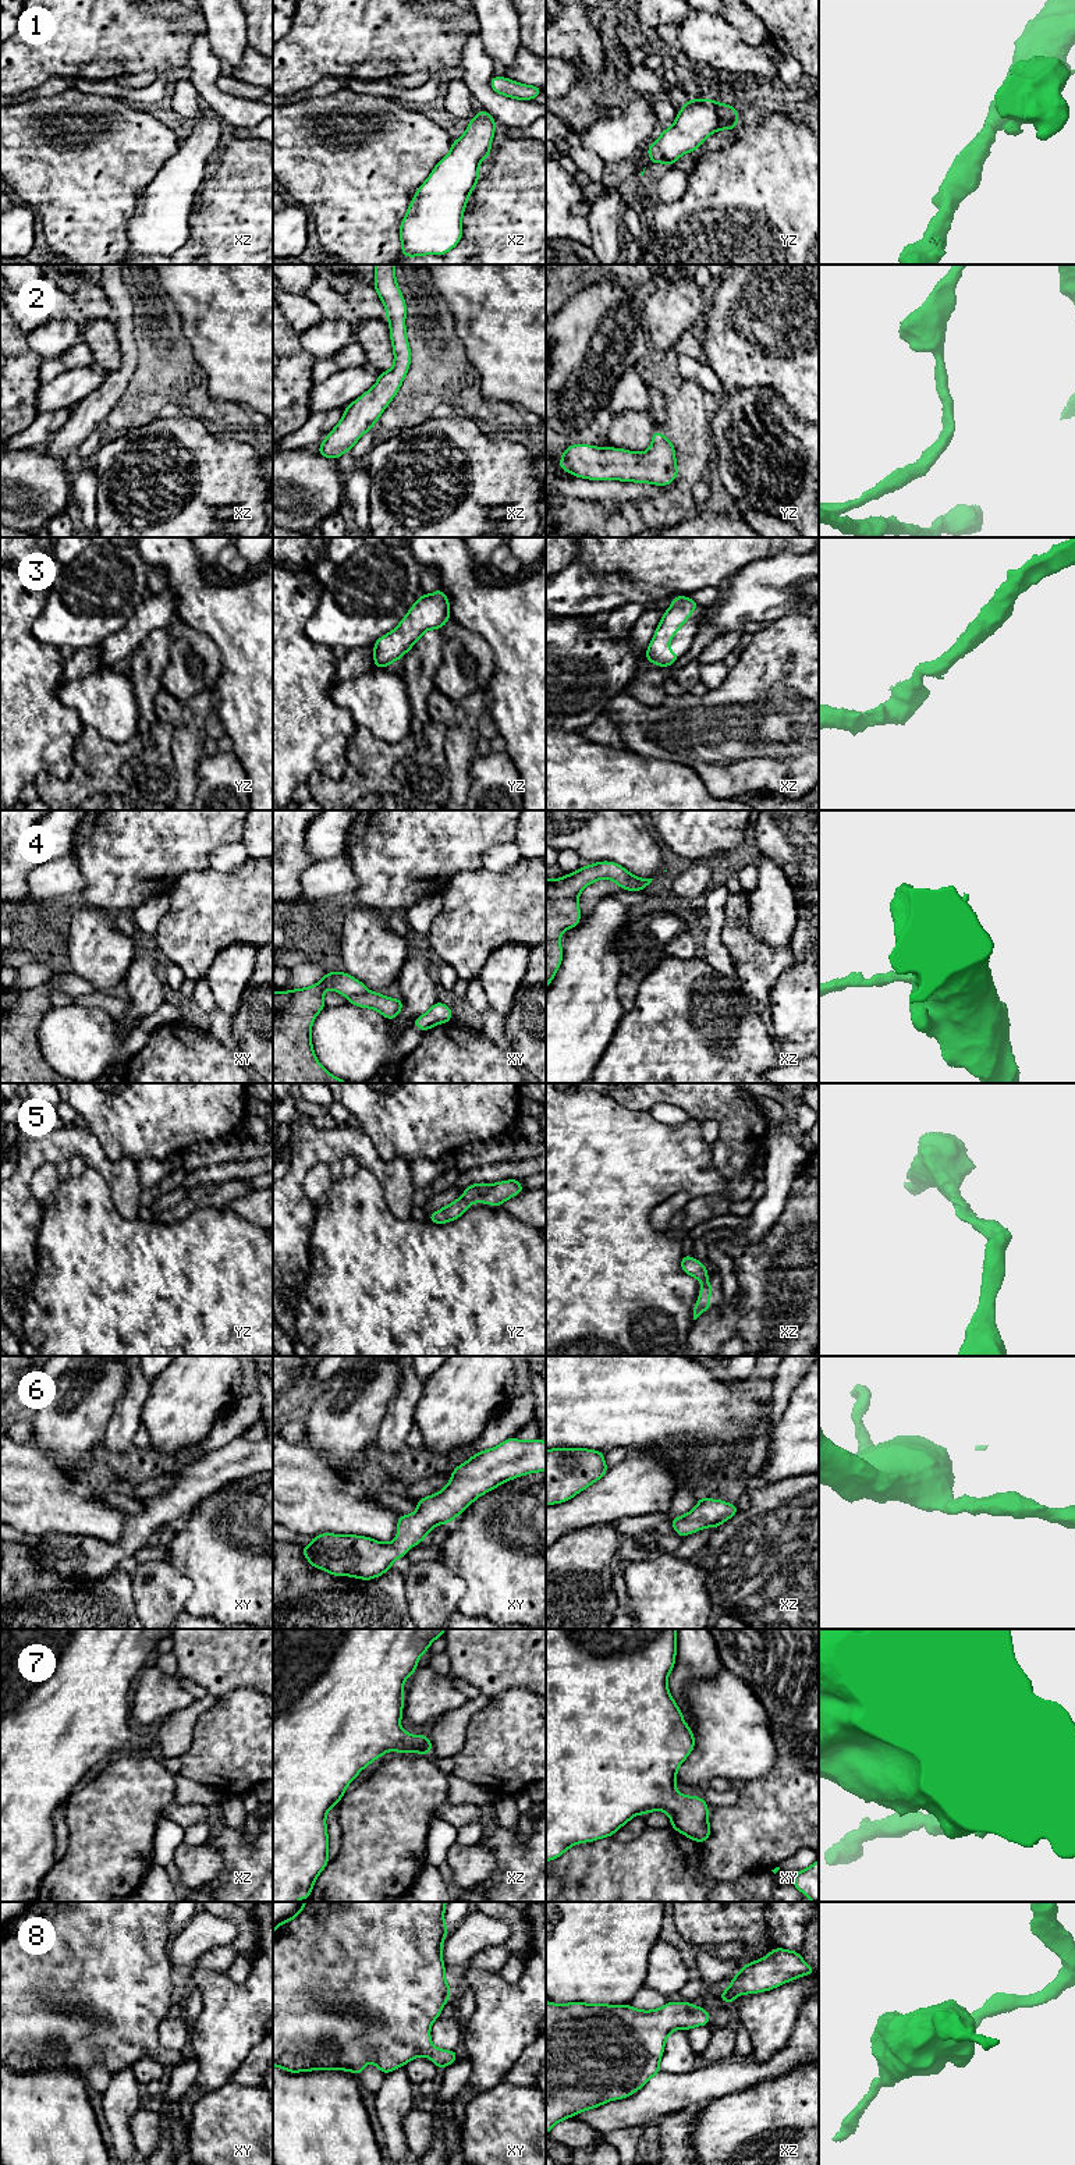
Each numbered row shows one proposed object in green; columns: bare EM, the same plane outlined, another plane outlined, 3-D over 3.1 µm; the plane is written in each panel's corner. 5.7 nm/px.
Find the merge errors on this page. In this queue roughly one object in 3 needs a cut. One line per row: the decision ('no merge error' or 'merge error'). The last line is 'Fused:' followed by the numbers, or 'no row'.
1: no merge error
2: no merge error
3: no merge error
4: merge error
5: no merge error
6: no merge error
7: no merge error
8: no merge error
Fused: 4

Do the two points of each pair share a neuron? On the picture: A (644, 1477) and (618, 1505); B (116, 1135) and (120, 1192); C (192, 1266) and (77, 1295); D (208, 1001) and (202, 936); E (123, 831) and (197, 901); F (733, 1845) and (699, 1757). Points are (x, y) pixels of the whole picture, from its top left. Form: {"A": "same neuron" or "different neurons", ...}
{"A": "same neuron", "B": "different neurons", "C": "same neuron", "D": "different neurons", "E": "different neurons", "F": "different neurons"}

